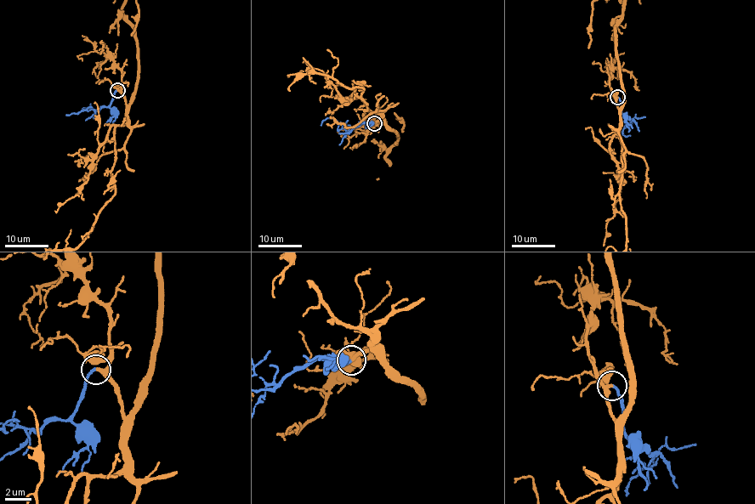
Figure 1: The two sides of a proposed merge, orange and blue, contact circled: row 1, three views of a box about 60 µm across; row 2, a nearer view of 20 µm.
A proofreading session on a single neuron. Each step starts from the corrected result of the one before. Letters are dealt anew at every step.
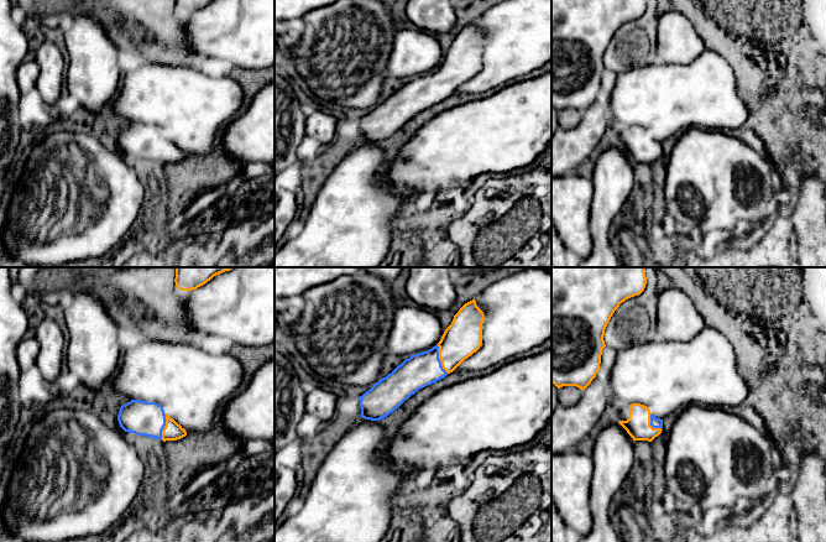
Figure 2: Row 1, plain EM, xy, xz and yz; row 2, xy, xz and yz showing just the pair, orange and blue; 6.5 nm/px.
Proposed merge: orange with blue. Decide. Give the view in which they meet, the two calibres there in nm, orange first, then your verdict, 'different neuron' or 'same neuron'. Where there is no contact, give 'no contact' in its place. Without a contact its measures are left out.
xz | 240/220 nm | same neuron

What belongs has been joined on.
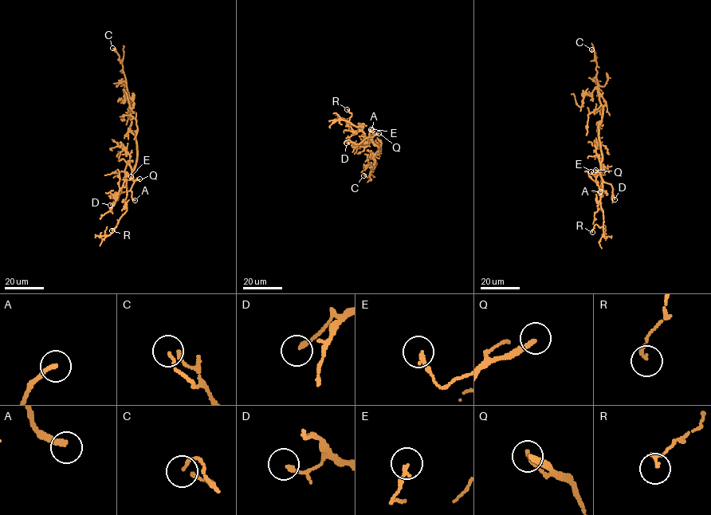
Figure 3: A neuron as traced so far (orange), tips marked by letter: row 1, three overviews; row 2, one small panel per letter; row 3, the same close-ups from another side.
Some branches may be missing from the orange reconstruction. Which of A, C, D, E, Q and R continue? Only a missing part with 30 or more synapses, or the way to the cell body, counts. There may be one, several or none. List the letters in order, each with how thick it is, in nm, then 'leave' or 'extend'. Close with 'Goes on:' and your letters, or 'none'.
A: calibre 240 nm; extend
C: calibre 120 nm; leave
D: calibre 190 nm; leave
E: calibre 200 nm; leave
Q: calibre 260 nm; extend
R: calibre 150 nm; leave
Goes on: A, Q

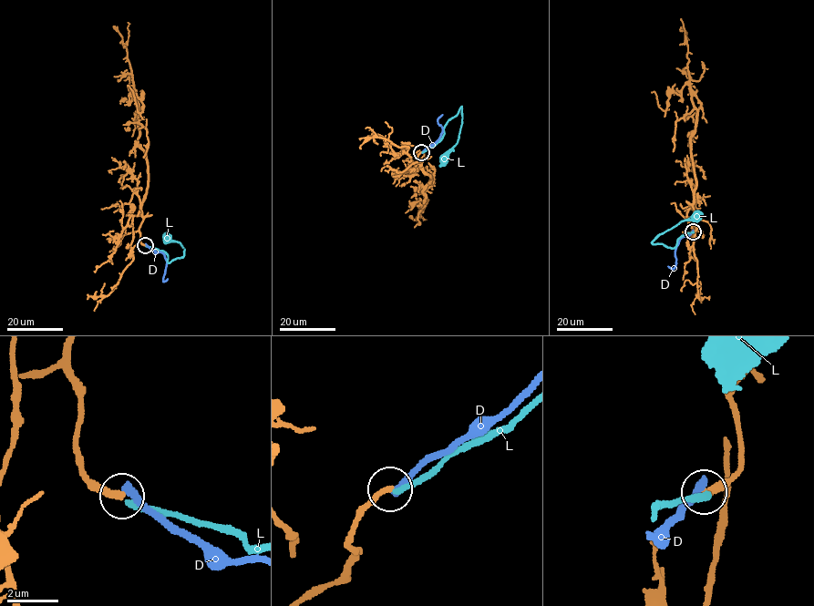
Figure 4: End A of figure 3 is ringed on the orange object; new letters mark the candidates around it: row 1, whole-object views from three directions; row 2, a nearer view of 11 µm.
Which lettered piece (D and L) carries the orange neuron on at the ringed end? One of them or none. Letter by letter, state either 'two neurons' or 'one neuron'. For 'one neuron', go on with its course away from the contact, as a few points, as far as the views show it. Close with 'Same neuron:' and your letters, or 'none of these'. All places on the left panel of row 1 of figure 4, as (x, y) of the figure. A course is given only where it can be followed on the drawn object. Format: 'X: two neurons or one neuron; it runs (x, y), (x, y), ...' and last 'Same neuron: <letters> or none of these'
D: two neurons
L: two neurons
Same neuron: none of these

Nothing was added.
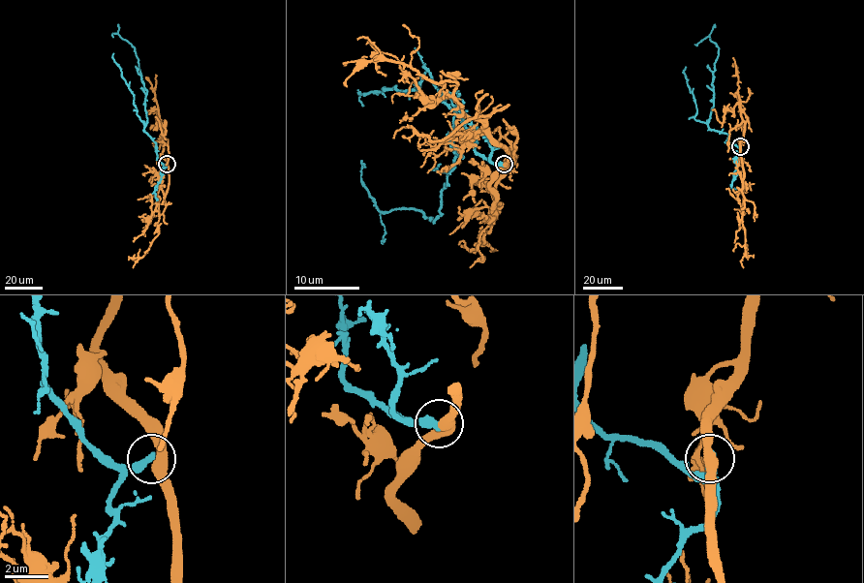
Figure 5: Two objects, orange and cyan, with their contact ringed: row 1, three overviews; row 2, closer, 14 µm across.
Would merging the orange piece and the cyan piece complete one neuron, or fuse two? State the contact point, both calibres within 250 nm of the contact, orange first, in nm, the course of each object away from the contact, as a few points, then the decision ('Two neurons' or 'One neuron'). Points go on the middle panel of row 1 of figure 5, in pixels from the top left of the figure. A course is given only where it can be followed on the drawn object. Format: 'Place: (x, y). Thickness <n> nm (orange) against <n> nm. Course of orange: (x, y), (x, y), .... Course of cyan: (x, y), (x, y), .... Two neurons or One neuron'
Place: (504, 164). Thickness 440 nm (orange) against 400 nm. Course of orange: (505, 165), (506, 147), (462, 115), (457, 81), (362, 61), (347, 86). Course of cyan: (503, 165), (475, 150), (443, 96), (462, 157), (434, 223), (418, 209), (379, 211), (366, 168). Two neurons

